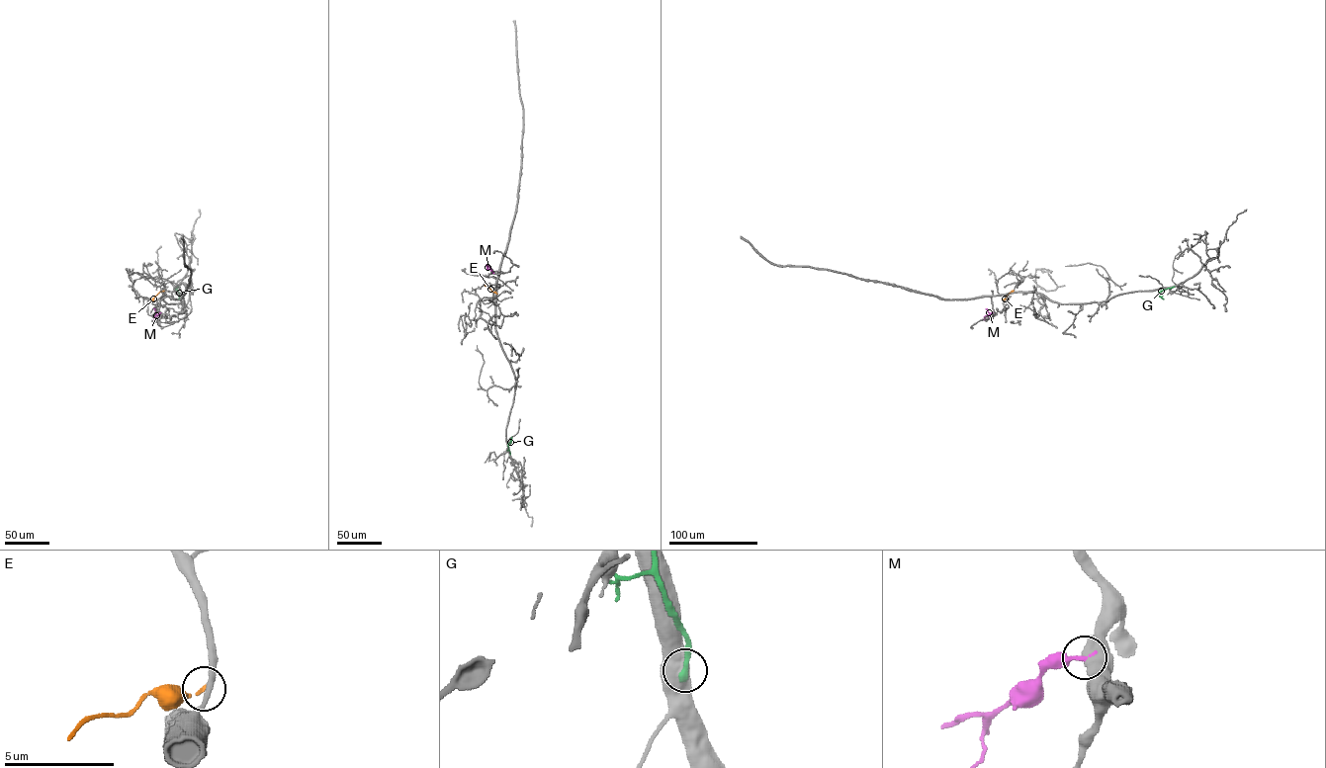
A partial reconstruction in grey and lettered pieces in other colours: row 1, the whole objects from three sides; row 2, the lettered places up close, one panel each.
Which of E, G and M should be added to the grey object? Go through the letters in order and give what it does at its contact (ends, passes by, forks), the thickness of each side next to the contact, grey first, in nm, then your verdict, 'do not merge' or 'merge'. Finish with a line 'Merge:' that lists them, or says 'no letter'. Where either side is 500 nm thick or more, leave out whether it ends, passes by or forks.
E: it ends there; 280 nm thick on the grey side, 160 nm on the other; do not merge
G: 800 nm thick on the grey side, 300 nm on the other; do not merge
M: 750 nm thick on the grey side, 220 nm on the other; do not merge
Merge: no letter

